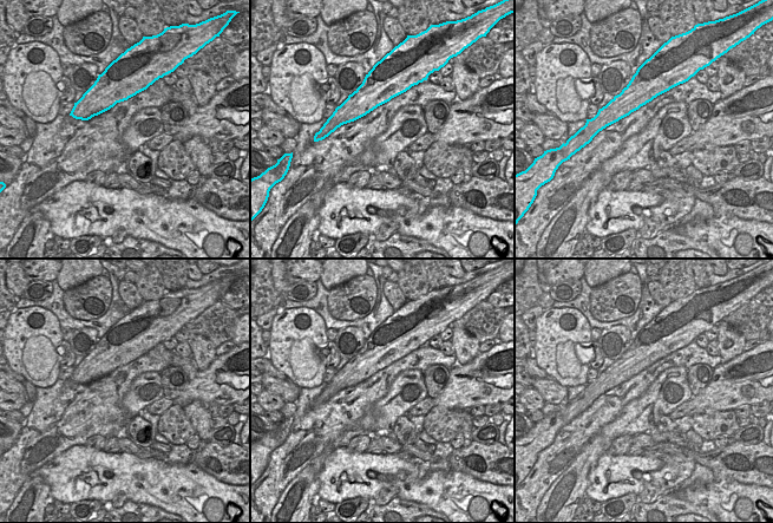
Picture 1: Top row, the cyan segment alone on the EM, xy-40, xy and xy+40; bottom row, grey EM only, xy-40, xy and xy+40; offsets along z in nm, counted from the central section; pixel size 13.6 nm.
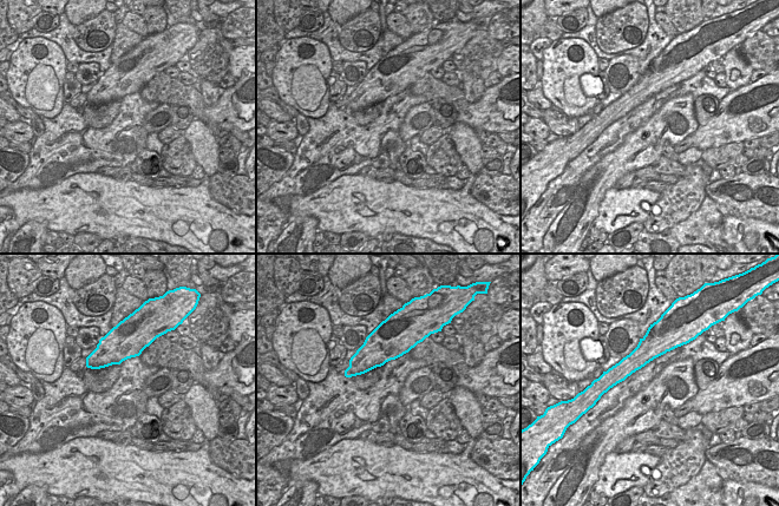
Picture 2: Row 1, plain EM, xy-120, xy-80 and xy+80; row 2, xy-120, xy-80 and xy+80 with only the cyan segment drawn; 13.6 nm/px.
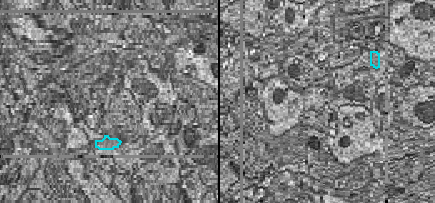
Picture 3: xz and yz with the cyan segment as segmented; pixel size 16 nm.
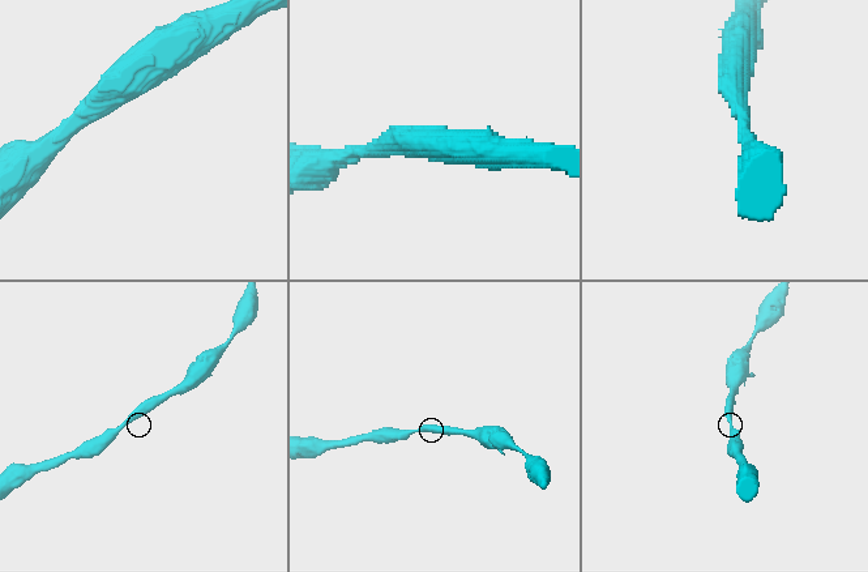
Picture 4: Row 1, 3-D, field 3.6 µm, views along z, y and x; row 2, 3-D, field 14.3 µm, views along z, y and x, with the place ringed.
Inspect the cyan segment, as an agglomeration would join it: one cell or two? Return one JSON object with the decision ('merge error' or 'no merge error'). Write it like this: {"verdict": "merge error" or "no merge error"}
{"verdict": "no merge error"}

